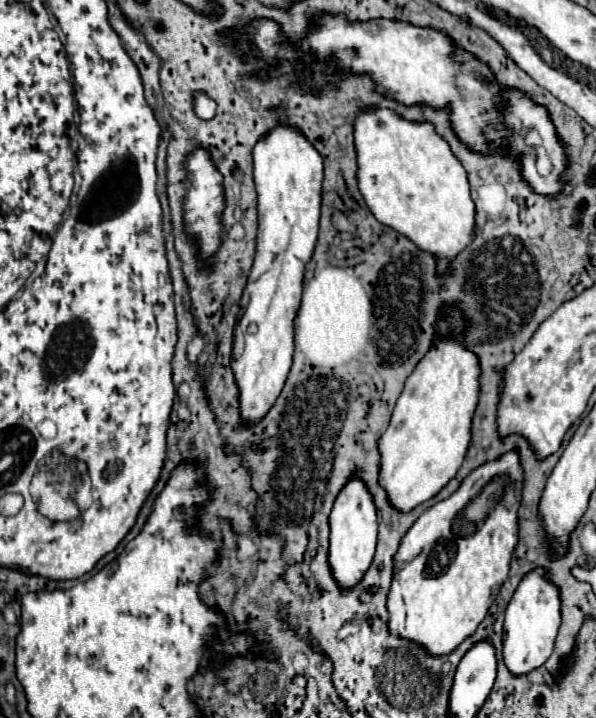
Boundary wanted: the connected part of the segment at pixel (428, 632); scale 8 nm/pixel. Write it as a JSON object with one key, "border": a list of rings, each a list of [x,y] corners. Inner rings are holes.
{"border":[[[510,451],[496,461],[484,463],[474,469],[448,499],[424,511],[410,531],[402,537],[394,555],[394,577],[388,591],[388,629],[394,637],[422,645],[428,655],[448,655],[456,645],[468,639],[484,621],[488,607],[498,595],[504,579],[508,577],[512,551],[518,541],[518,505],[514,495],[522,485],[520,455]]]}

